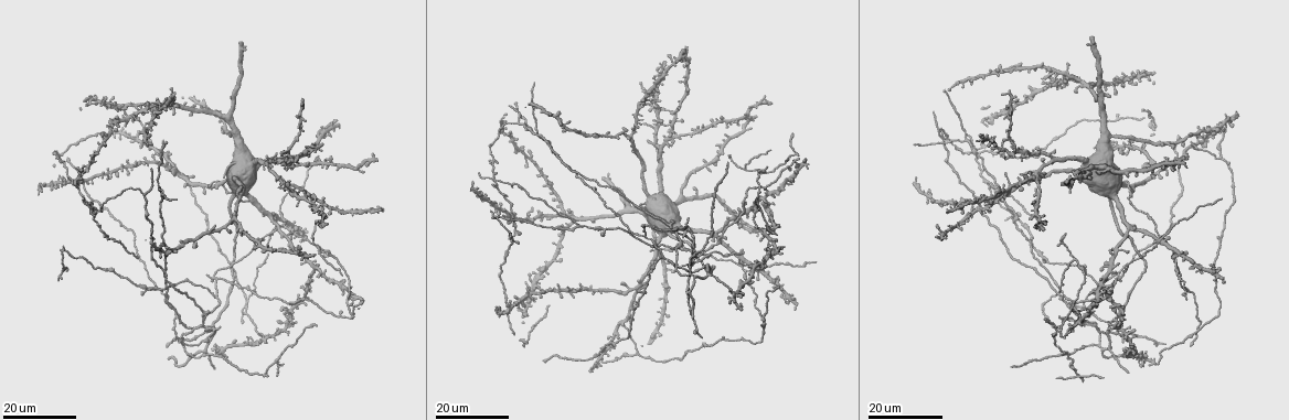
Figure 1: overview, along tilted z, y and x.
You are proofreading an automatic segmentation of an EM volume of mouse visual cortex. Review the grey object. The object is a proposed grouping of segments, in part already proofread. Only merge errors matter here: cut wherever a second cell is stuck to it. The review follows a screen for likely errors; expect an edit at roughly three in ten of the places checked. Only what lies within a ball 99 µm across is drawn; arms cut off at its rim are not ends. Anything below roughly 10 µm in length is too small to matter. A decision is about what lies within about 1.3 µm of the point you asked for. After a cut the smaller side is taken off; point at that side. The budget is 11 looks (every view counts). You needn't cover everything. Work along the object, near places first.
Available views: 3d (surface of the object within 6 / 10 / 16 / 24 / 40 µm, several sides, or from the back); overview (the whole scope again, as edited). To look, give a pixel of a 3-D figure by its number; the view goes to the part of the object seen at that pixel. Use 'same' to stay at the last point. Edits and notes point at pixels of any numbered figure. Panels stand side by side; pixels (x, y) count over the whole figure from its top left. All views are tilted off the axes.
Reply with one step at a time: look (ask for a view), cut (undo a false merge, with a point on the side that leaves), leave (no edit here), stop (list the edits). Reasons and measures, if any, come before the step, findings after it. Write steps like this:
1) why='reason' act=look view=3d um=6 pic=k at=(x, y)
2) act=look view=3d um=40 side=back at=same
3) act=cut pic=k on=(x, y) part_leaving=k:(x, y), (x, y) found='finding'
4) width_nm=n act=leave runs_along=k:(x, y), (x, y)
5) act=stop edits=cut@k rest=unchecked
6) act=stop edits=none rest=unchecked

why='four-way junction' act=look view=3d um=16 pic=1 at=(495, 181)

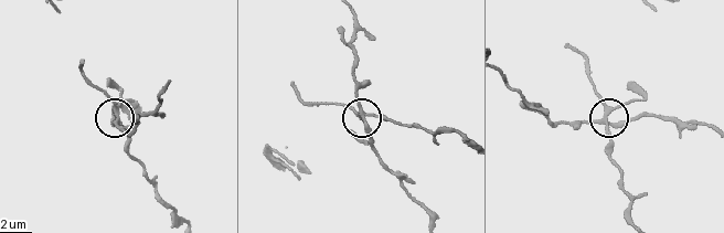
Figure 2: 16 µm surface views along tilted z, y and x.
act=look view=3d um=10 pic=2 at=(609, 129)

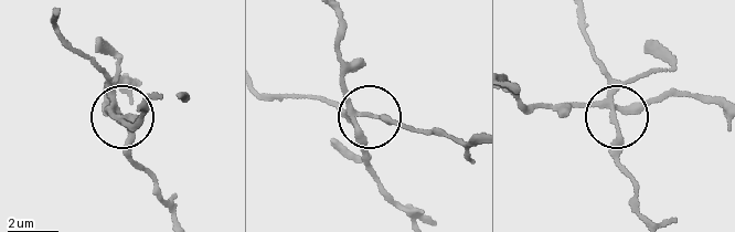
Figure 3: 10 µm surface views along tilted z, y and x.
side_arm_um=31 act=cut pic=3 on=(620, 138) part_leaving=3:(607, 106), (641, 220) found='a second cell is stuck on'

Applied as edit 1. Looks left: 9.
act=look view=overview

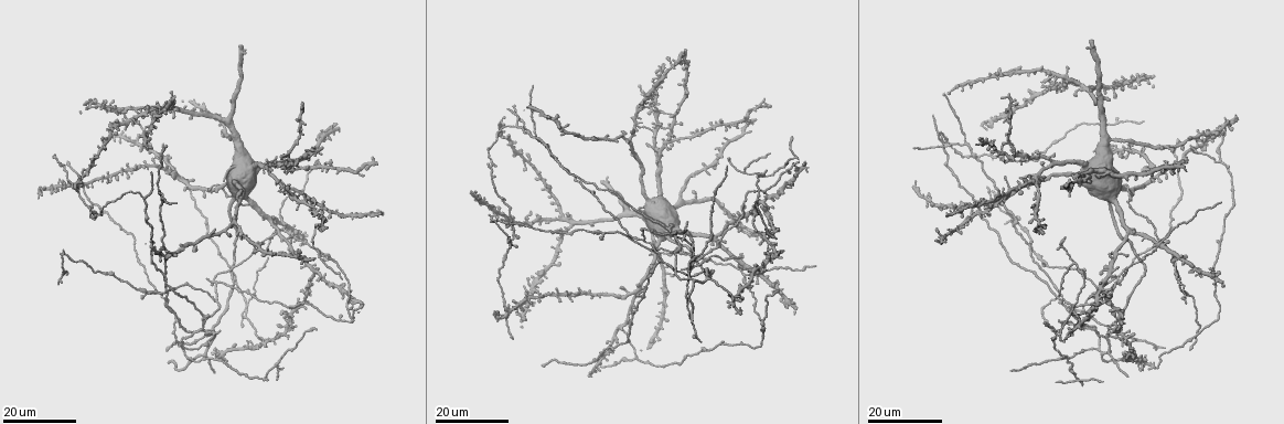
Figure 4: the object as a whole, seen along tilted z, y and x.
act=look view=3d um=16 pic=4 at=(158, 188)

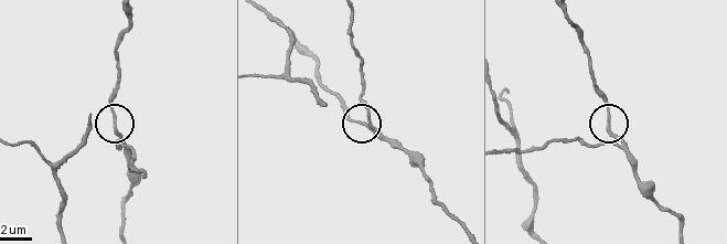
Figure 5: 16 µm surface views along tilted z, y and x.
act=look view=3d um=10 pic=5 at=(114, 134)

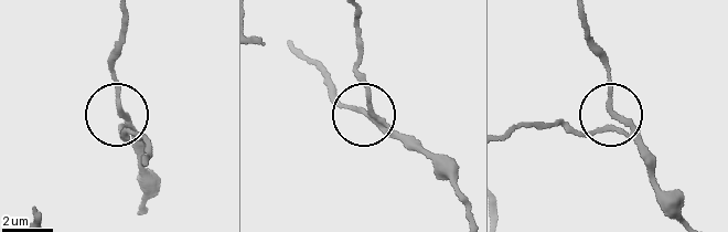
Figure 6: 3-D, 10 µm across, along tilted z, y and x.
side_arm_um=16 arms=3 act=leave found='one cell here'

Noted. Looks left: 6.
why='looks like a crossing' act=look view=3d um=24 pic=4 at=(742, 261)

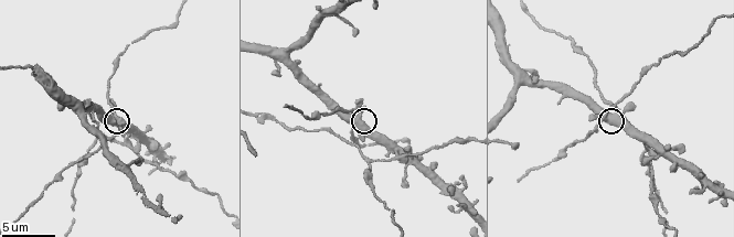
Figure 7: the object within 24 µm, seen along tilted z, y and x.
why='closer look' act=look view=3d um=6 pic=7 at=(360, 118)

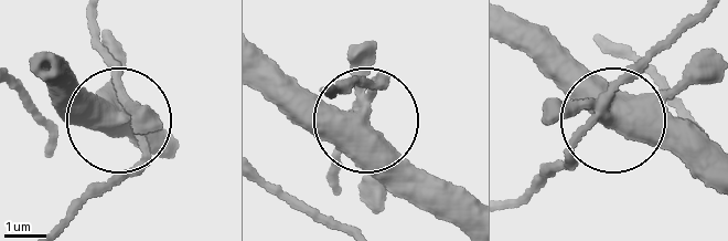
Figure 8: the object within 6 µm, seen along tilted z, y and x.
act=look view=3d um=6 side=back pic=8 at=(364, 114)

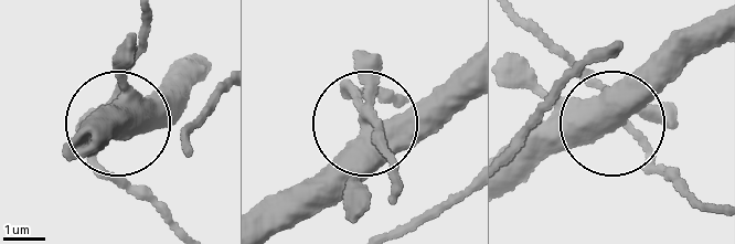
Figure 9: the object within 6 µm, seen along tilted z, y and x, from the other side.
act=leave runs_along=9:(704, 46), (515, 180) found='continuous, no second cell'

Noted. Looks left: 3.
act=look view=3d um=24 pic=4 at=(217, 285)

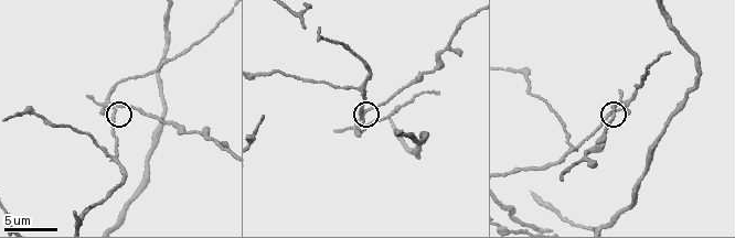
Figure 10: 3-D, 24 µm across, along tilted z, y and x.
why='closer look' act=look view=3d um=6 pic=10 at=(115, 111)

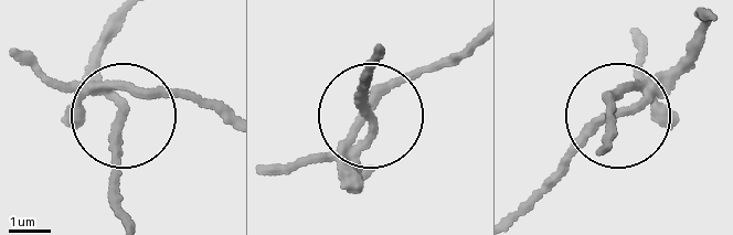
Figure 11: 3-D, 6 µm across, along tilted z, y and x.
arms=3 act=cut pic=11 on=(33, 62) found='two cells meet here'

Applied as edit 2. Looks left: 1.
act=stop edits=cut@3,cut@11 rest=unchecked

